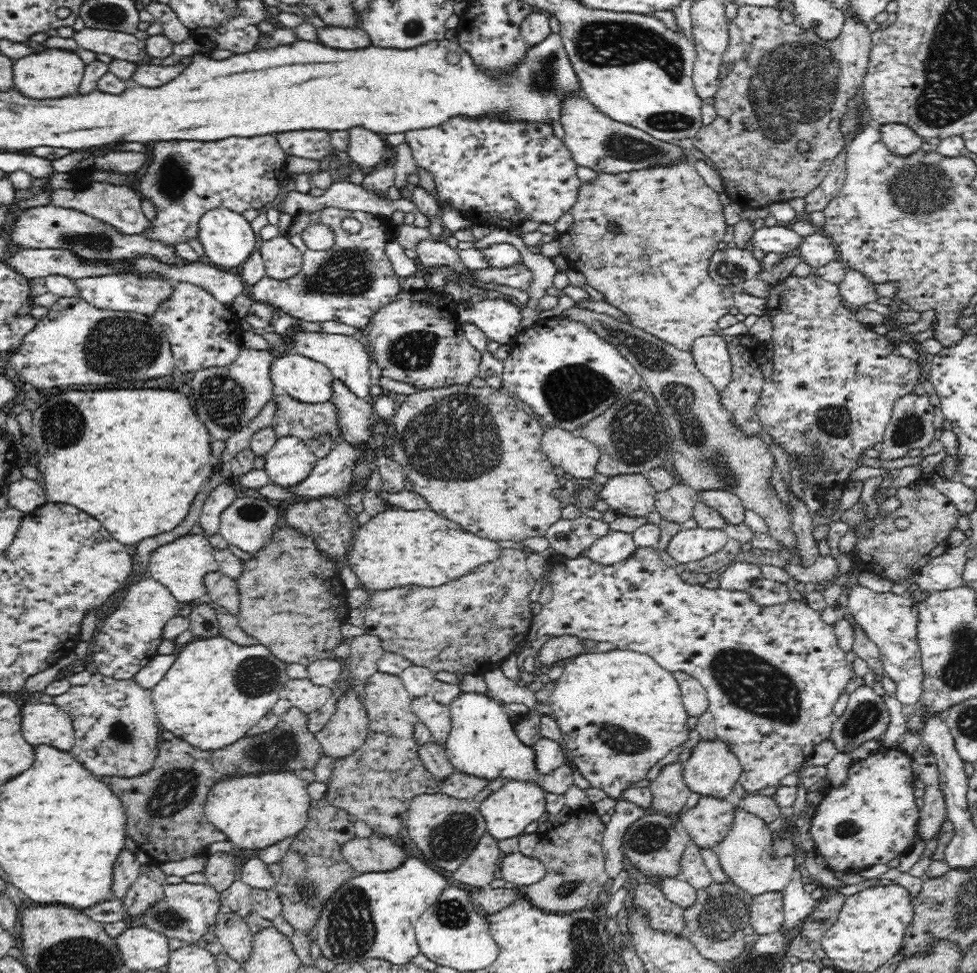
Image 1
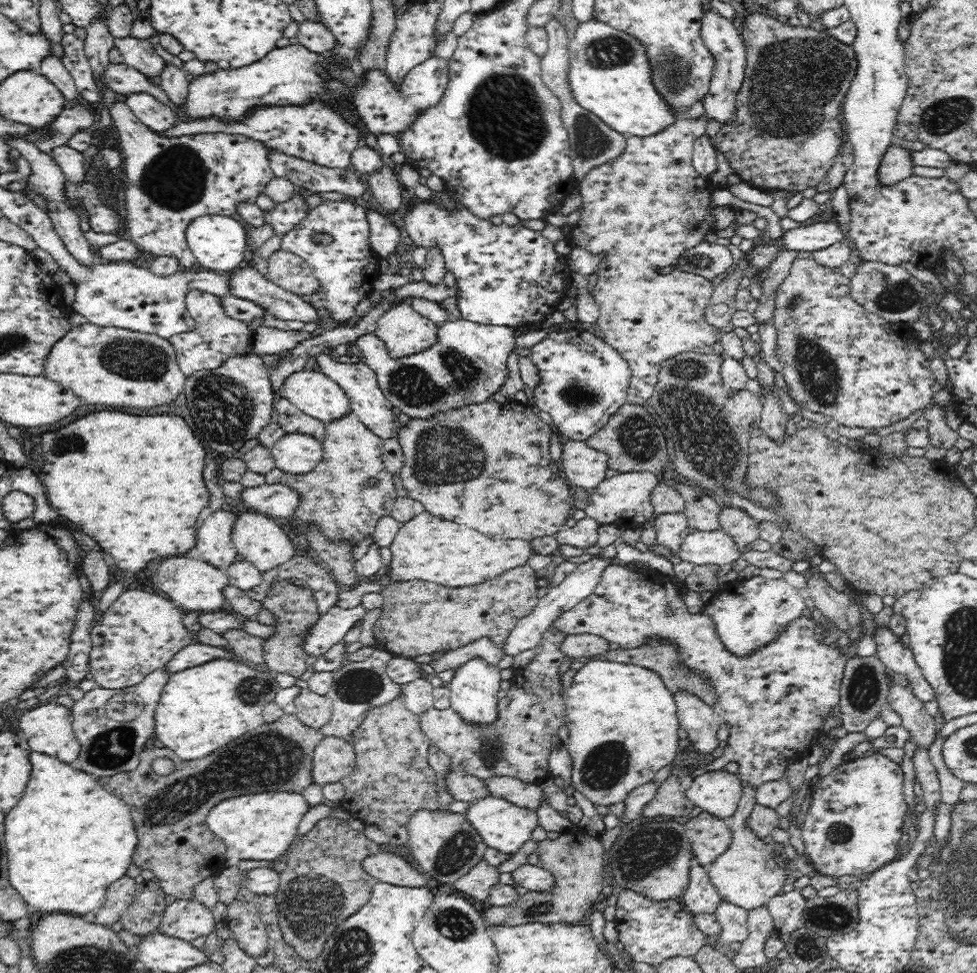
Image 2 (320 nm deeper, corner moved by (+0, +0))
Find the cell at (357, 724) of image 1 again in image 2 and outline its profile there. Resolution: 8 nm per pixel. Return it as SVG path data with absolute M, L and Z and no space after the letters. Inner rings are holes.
M324 737L314 749L311 776L312 783L320 788L341 781L354 768L356 755L352 743L338 737Z

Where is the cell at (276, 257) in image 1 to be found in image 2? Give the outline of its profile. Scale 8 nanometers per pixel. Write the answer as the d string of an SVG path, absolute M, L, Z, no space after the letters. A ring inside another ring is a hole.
M279 249L267 260L268 275L274 284L300 297L313 295L320 290L320 282L311 266L297 254Z

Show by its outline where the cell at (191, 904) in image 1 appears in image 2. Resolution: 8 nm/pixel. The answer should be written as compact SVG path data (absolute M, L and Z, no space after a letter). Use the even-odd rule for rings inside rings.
M178 900L170 906L166 906L164 910L164 916L162 916L161 926L158 928L158 932L164 933L174 938L191 942L199 936L208 936L215 928L216 920L214 920L211 910L206 906L200 904L200 902L194 900Z

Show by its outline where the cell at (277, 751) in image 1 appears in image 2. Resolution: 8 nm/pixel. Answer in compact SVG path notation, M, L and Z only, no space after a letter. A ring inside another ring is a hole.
M284 714L271 723L260 724L246 736L240 736L218 748L206 758L196 760L182 760L169 748L144 749L140 753L139 765L130 772L118 773L114 776L96 777L108 792L112 788L116 796L120 796L131 806L131 817L135 824L138 844L133 854L133 863L140 870L150 870L154 878L160 881L160 886L166 896L178 900L194 900L195 886L208 876L221 870L225 866L225 844L207 828L205 820L212 806L232 796L260 794L263 792L295 792L301 793L312 784L311 770L314 749L322 742L325 736L316 729L307 727L300 722L297 715ZM155 758L170 758L175 764L174 771L167 776L159 776L152 769Z

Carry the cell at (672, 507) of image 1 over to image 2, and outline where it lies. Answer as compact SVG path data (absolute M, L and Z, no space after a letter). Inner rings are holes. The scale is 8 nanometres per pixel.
M659 514L655 516L654 528L656 530L656 546L664 546L676 556L684 544L685 538L689 535L690 528L686 515L676 514Z

